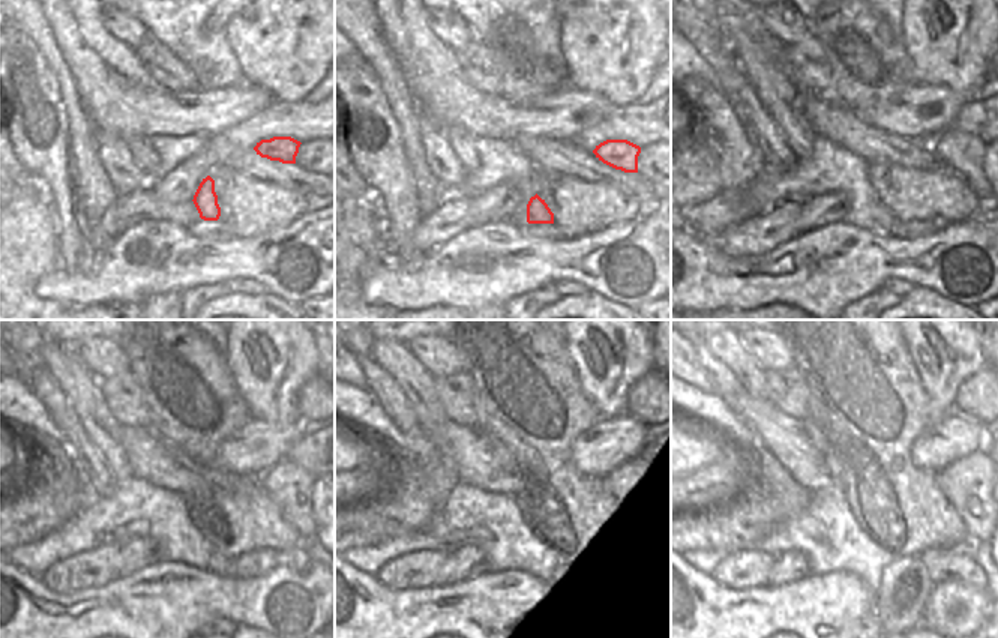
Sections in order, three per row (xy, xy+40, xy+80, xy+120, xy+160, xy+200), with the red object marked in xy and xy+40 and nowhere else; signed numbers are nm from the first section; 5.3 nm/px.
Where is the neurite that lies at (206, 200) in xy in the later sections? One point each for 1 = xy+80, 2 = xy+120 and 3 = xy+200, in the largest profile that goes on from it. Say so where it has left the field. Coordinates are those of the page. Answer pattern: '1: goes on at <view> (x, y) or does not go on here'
1: goes on at xy+80 (884, 219)
2: goes on at xy+120 (218, 563)
3: goes on at xy+200 (905, 584)

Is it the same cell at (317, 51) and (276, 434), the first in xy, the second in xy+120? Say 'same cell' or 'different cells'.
different cells

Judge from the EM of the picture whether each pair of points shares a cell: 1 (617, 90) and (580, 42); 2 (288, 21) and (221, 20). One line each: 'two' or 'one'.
1: one
2: two

